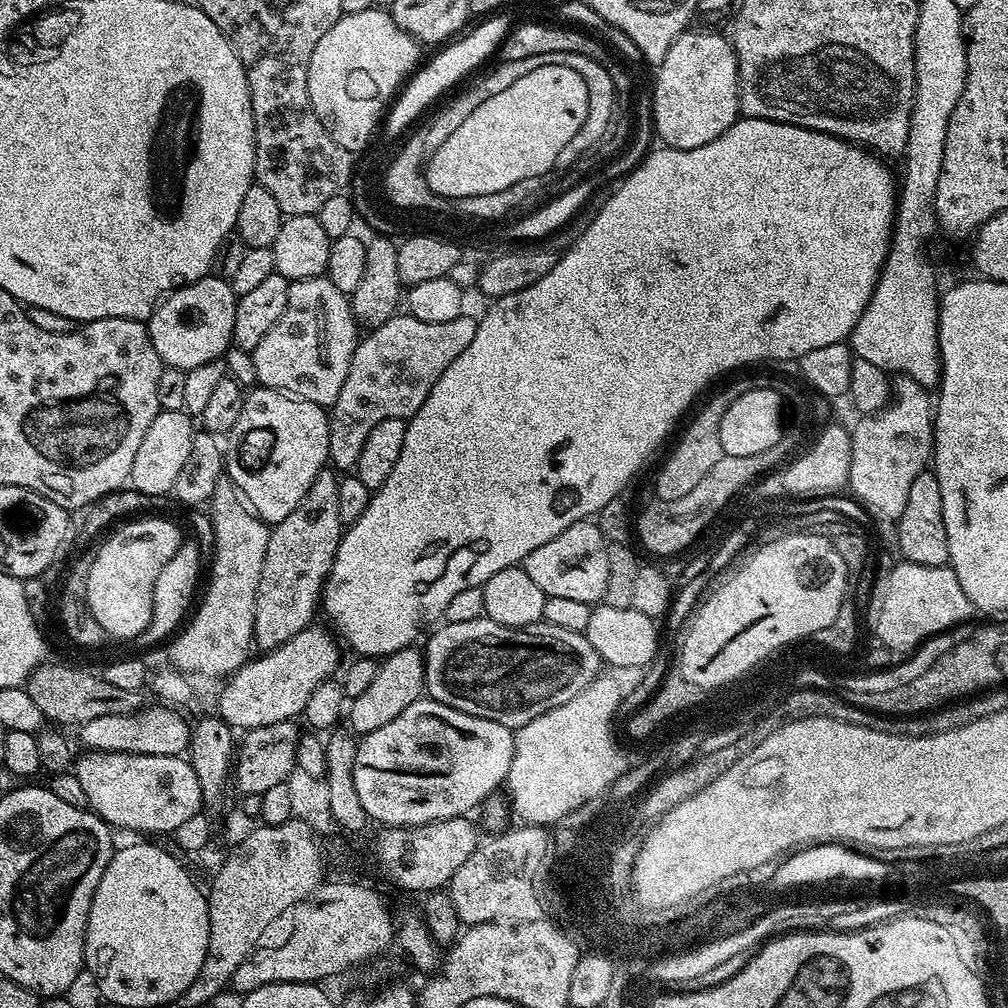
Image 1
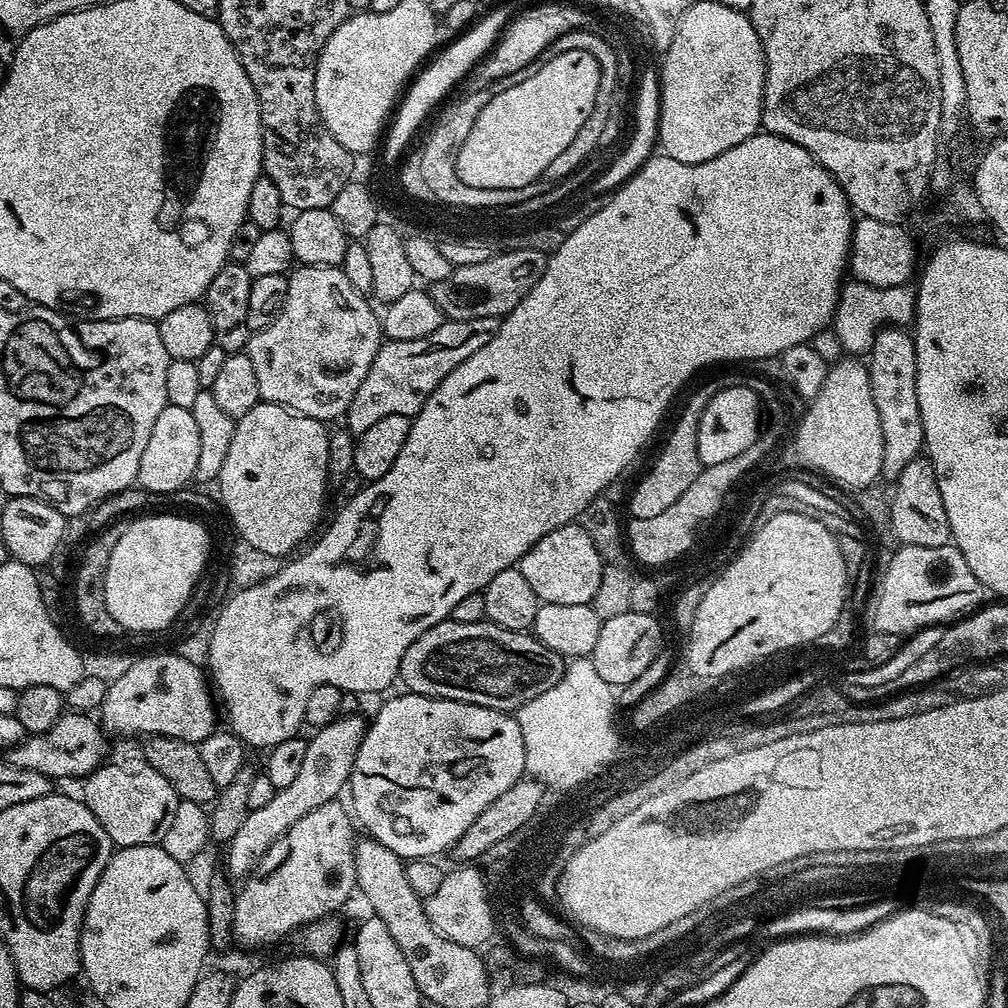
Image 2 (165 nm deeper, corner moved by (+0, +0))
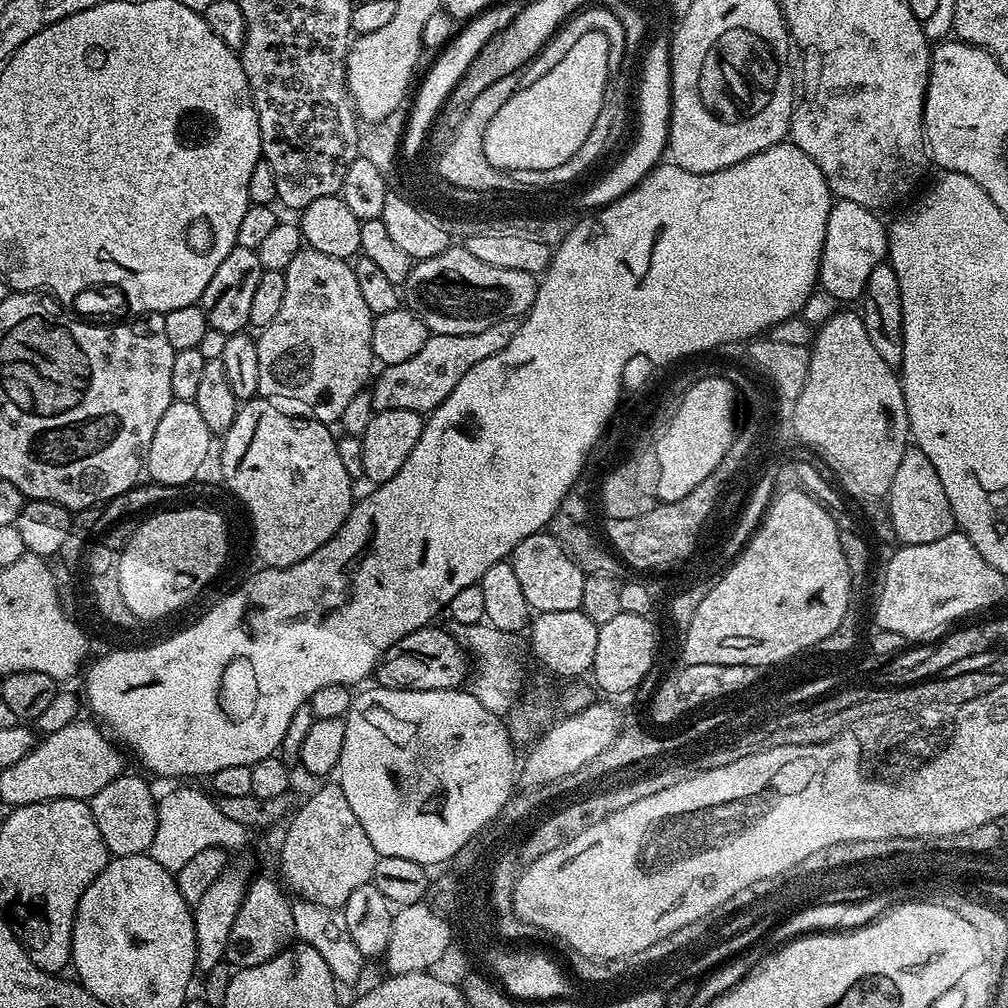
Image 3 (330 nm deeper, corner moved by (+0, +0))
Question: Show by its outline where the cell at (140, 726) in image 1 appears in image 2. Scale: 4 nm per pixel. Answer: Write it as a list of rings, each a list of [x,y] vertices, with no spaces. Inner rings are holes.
[[[65,711],[64,715],[42,734],[25,735],[24,741],[7,749],[6,760],[25,770],[34,770],[59,782],[63,776],[87,777],[89,772],[101,767],[108,752],[108,740],[103,727],[91,715]]]

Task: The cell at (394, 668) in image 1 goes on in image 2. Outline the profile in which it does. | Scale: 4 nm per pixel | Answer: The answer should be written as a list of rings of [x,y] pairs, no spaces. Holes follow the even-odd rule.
[[[363,715],[340,716],[330,726],[315,729],[311,733],[306,754],[304,755],[302,766],[298,766],[298,774],[294,777],[294,782],[290,786],[276,789],[274,798],[270,798],[267,806],[257,803],[252,812],[245,815],[242,826],[238,829],[238,834],[228,841],[226,851],[228,851],[228,869],[229,877],[244,878],[255,869],[256,863],[266,854],[266,850],[298,818],[306,818],[310,810],[318,810],[318,806],[337,799],[341,794],[340,791],[349,787],[352,779],[352,771],[355,766],[355,758],[358,756],[359,747],[366,727],[366,720]]]

